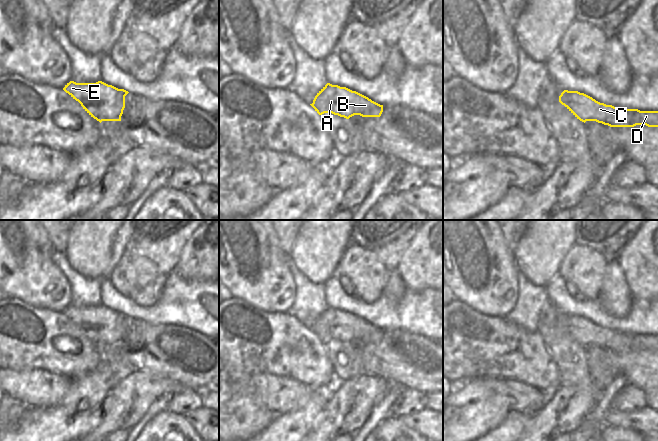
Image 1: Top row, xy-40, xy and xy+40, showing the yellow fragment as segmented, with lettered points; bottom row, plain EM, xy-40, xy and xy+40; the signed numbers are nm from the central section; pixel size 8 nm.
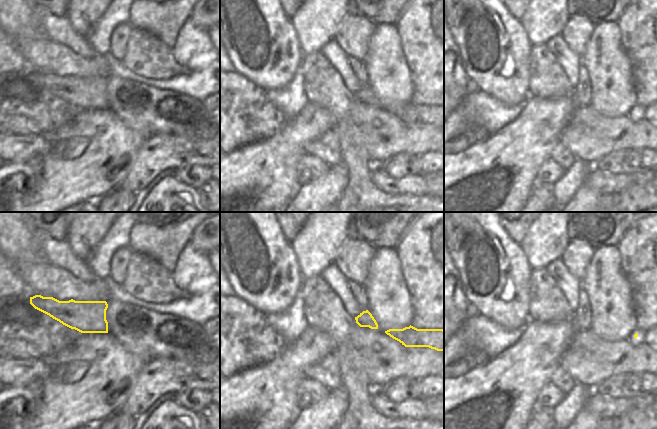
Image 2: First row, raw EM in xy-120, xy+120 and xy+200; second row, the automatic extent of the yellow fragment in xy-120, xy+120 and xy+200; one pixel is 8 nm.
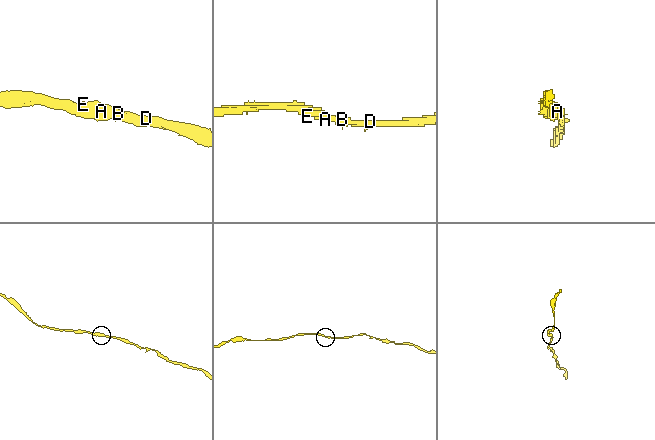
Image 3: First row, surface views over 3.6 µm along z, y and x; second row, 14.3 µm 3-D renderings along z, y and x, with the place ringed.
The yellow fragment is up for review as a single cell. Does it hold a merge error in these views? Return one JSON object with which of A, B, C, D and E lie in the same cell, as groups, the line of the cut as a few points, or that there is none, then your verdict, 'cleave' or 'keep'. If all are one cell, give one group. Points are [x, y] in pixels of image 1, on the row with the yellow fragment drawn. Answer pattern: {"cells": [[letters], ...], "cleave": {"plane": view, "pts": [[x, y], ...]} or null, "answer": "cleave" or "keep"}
{"cells": [["A", "B", "C", "D", "E"]], "cleave": null, "answer": "keep"}

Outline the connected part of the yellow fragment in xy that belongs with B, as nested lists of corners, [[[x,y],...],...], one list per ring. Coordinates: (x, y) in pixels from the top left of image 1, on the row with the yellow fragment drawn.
[[[330,83],[317,93],[310,105],[319,115],[332,113],[346,119],[354,115],[380,117],[383,112],[383,105],[356,91]]]

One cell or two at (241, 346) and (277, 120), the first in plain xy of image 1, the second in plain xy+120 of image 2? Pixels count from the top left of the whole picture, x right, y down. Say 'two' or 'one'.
one

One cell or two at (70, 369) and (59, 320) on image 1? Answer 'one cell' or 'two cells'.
one cell

